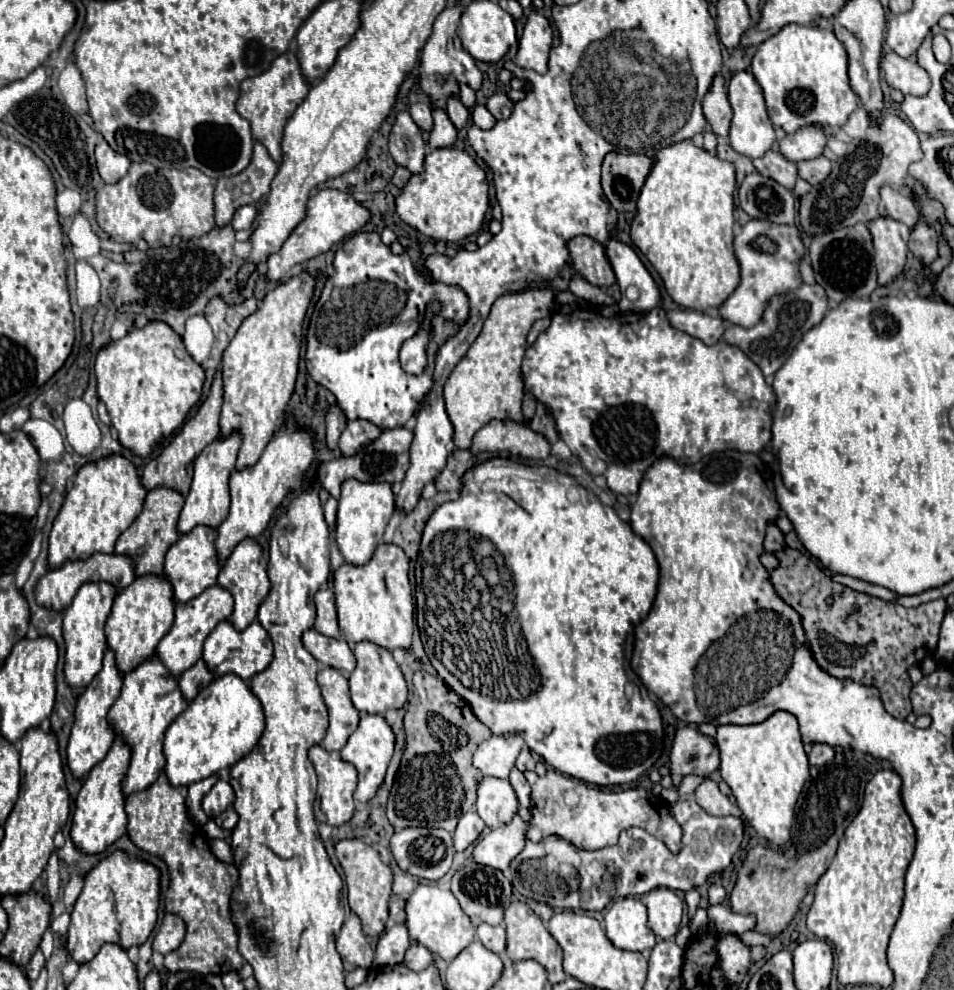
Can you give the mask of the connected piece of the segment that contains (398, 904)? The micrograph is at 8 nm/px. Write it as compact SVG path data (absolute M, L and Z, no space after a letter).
M394 898L390 902L390 918L392 918L392 922L404 922L406 920L404 906L406 906L406 900L402 900L402 898Z

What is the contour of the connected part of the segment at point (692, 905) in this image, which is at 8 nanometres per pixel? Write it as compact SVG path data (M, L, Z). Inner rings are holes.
M692 889L685 894L685 902L688 907L688 917L691 919L696 913L697 907L699 907L700 894Z

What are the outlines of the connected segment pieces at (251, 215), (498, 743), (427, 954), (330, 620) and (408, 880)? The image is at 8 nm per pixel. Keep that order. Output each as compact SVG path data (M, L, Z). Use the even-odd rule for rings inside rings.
M240 206L232 218L232 228L234 230L248 230L252 228L252 222L256 218L256 208L254 206Z
M518 734L490 736L478 746L474 754L474 766L480 768L484 776L508 778L522 746L524 746L524 740Z
M416 942L410 944L410 948L406 950L406 956L404 956L404 966L410 968L410 970L424 970L428 964L432 962L432 952Z
M322 588L316 594L316 624L314 628L330 638L342 638L342 632L338 628L336 618L336 606L334 606L334 592L330 588Z
M393 860L390 866L394 873L393 878L393 893L400 893L400 891L413 891L417 886L417 880L408 872L401 870L396 862Z

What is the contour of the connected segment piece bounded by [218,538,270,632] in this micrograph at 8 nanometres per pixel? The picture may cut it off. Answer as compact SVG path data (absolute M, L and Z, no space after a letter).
M242 540L232 556L222 564L220 568L220 576L218 576L218 584L228 590L234 598L234 612L232 612L232 626L242 632L246 626L250 626L254 620L256 620L256 614L258 614L258 606L260 602L266 598L268 590L270 590L270 580L268 580L268 574L266 574L266 568L260 564L260 556L262 556L262 548L258 546L256 540Z

